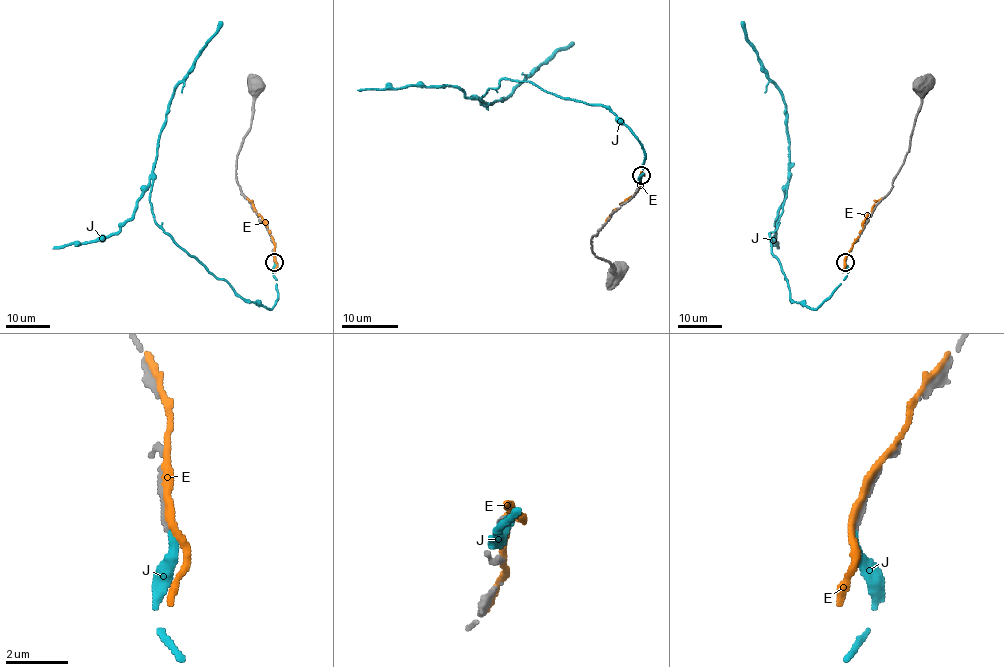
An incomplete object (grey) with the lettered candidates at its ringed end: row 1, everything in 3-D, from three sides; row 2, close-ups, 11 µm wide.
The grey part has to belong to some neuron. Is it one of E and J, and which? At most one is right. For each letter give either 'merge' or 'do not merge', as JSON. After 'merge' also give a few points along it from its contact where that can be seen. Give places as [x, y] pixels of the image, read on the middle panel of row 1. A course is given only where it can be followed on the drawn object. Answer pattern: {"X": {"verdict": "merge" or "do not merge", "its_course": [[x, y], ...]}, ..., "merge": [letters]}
{"E": {"verdict": "do not merge"}, "J": {"verdict": "merge", "its_course": [[641, 175], [640, 141], [604, 107], [502, 79], [482, 100], [504, 99], [573, 42]]}, "merge": ["J"]}

